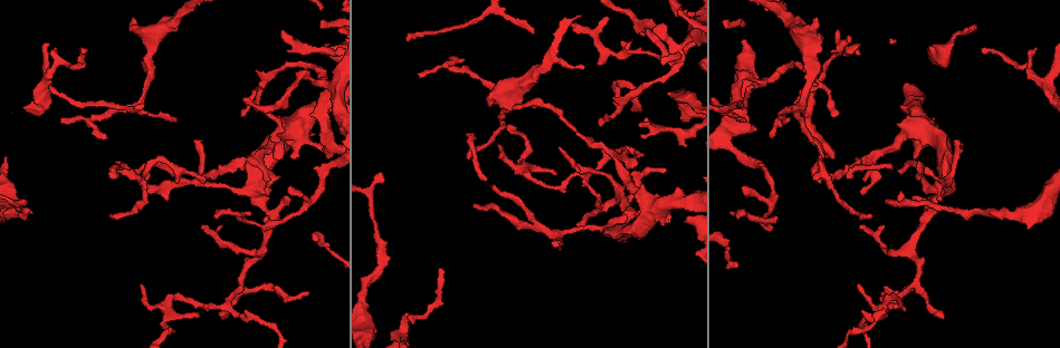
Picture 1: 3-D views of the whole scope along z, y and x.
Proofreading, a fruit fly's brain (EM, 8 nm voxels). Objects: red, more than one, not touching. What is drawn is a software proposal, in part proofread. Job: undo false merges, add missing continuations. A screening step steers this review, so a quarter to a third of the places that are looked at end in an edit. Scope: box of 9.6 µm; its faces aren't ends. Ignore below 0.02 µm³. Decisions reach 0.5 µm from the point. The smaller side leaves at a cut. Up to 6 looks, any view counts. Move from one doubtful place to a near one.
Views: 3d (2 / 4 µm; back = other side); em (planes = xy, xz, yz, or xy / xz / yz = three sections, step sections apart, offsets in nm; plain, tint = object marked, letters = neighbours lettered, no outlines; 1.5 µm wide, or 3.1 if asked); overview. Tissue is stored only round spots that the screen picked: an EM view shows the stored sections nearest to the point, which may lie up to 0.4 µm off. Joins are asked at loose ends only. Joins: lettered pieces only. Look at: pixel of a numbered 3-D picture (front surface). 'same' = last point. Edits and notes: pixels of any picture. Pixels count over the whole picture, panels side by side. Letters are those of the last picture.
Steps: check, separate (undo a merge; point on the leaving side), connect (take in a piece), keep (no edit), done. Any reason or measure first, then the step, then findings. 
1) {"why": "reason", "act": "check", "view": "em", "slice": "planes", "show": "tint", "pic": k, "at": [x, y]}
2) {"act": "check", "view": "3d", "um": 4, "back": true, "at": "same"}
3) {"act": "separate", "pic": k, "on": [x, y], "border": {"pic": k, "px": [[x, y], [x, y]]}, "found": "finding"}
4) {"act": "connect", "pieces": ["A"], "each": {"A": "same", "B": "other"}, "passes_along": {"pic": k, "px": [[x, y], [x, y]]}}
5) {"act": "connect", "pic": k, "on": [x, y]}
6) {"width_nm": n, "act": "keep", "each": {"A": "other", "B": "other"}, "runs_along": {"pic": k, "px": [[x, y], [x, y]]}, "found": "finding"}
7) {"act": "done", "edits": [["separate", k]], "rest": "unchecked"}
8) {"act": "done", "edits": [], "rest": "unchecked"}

{"why": "sharp bend", "act": "check", "view": "3d", "um": 2, "pic": 1, "at": [1028, 61]}

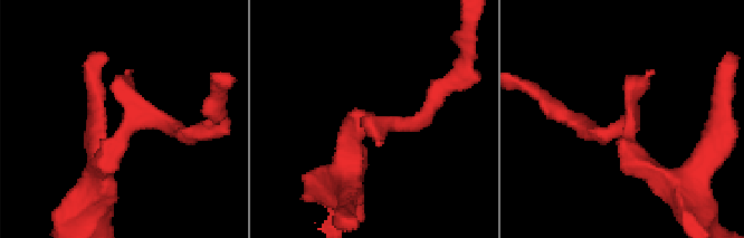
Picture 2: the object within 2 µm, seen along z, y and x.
{"why": "now the EM", "act": "check", "view": "em", "slice": "xy", "step": 8, "show": "letters", "pic": 2, "at": [390, 126]}

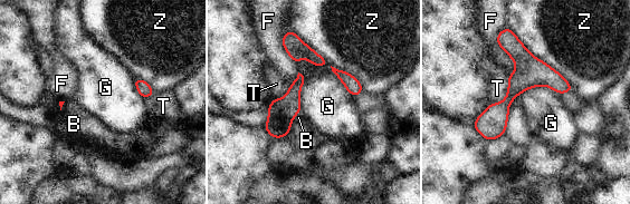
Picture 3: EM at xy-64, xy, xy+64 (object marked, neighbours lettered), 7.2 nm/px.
{"act": "keep", "each": {"B": "other", "F": "other", "G": "other", "T": "other", "Z": "other"}, "runs_along": {"pic": 3, "px": [[507, 31], [521, 79], [494, 127]]}, "found": "continuous, no second cell"}

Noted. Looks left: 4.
{"why": "branch stops here", "act": "check", "view": "em", "slice": "yz", "step": 4, "show": "tint", "pic": 1, "at": [897, 171]}

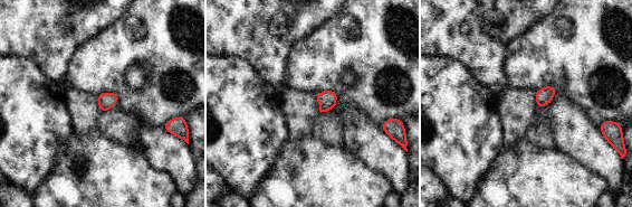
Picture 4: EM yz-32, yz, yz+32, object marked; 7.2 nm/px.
{"act": "check", "view": "em", "slice": "xz", "step": 8, "show": "letters", "at": "same"}

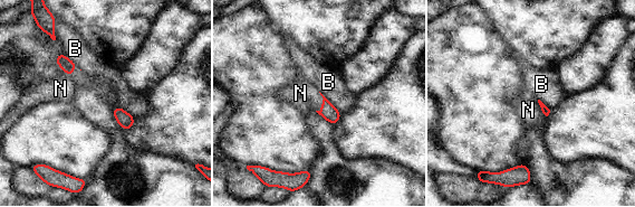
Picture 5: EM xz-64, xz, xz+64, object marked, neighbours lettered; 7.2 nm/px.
{"longest_contact_nm": ["B", 240], "act": "keep", "each": {"B": "other", "N": "other"}, "border": {"pic": 5, "px": [[319, 91], [342, 113]]}, "found": "no lettered piece goes on from it"}

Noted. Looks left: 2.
{"why": "an open end", "act": "check", "view": "3d", "um": 4, "pic": 1, "at": [816, 18]}

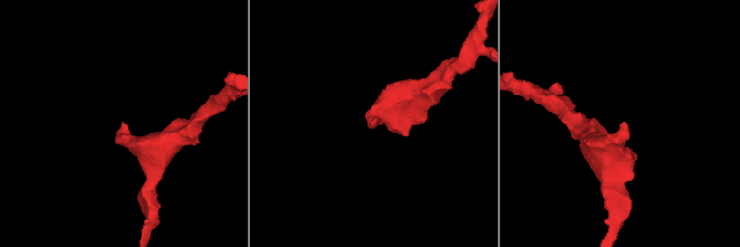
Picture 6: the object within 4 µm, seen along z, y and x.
{"why": "now the EM", "act": "check", "view": "em", "slice": "planes", "show": "letters", "pic": 6, "at": [369, 123]}

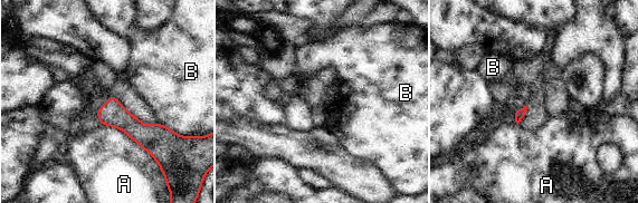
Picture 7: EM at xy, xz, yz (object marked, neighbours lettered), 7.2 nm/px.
{"act": "keep", "each": {"A": "other", "B": "other"}, "found": "none of them fits"}

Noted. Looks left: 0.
{"act": "done", "edits": [], "rest": "unchecked"}

